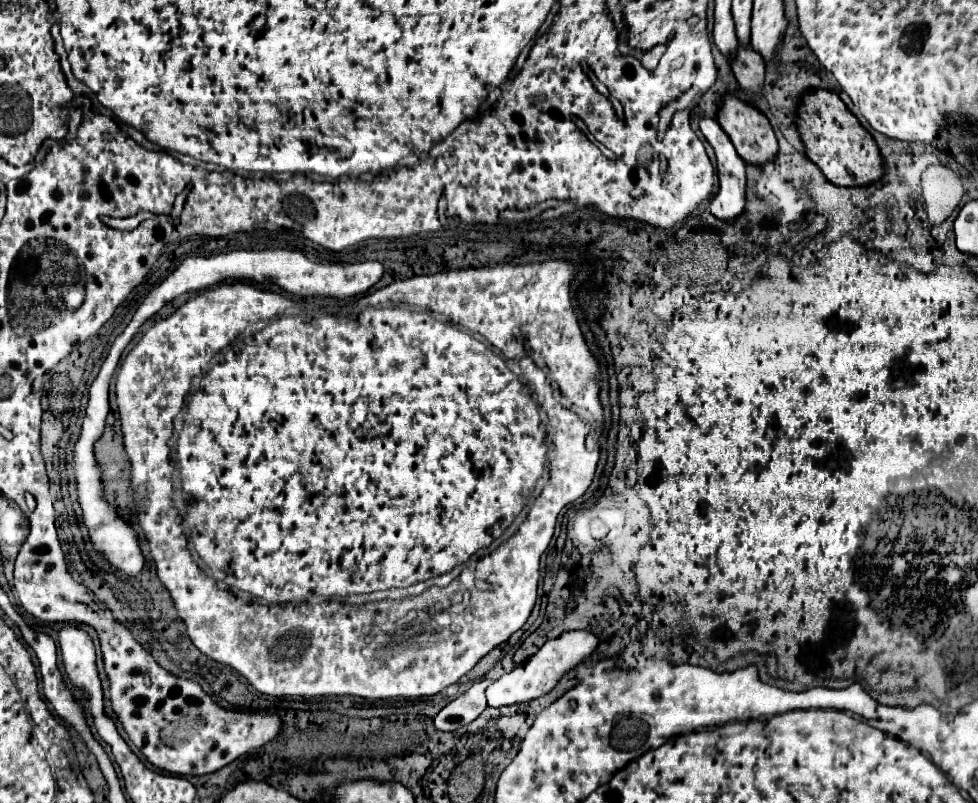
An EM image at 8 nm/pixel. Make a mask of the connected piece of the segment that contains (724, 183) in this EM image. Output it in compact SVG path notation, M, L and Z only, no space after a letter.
M704 118L700 122L700 130L704 134L704 138L710 142L710 146L716 152L716 160L718 160L718 180L720 180L720 192L712 198L710 202L710 212L722 220L732 224L744 210L746 210L746 162L738 156L734 144L730 142L728 134L722 130L722 126L712 120L712 118Z

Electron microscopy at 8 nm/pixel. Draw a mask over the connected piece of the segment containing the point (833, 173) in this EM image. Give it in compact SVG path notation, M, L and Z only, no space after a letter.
M828 90L804 94L798 108L798 128L804 138L808 158L824 172L824 176L836 186L866 186L884 176L884 158L876 140L862 128L858 118L844 106L844 102Z

